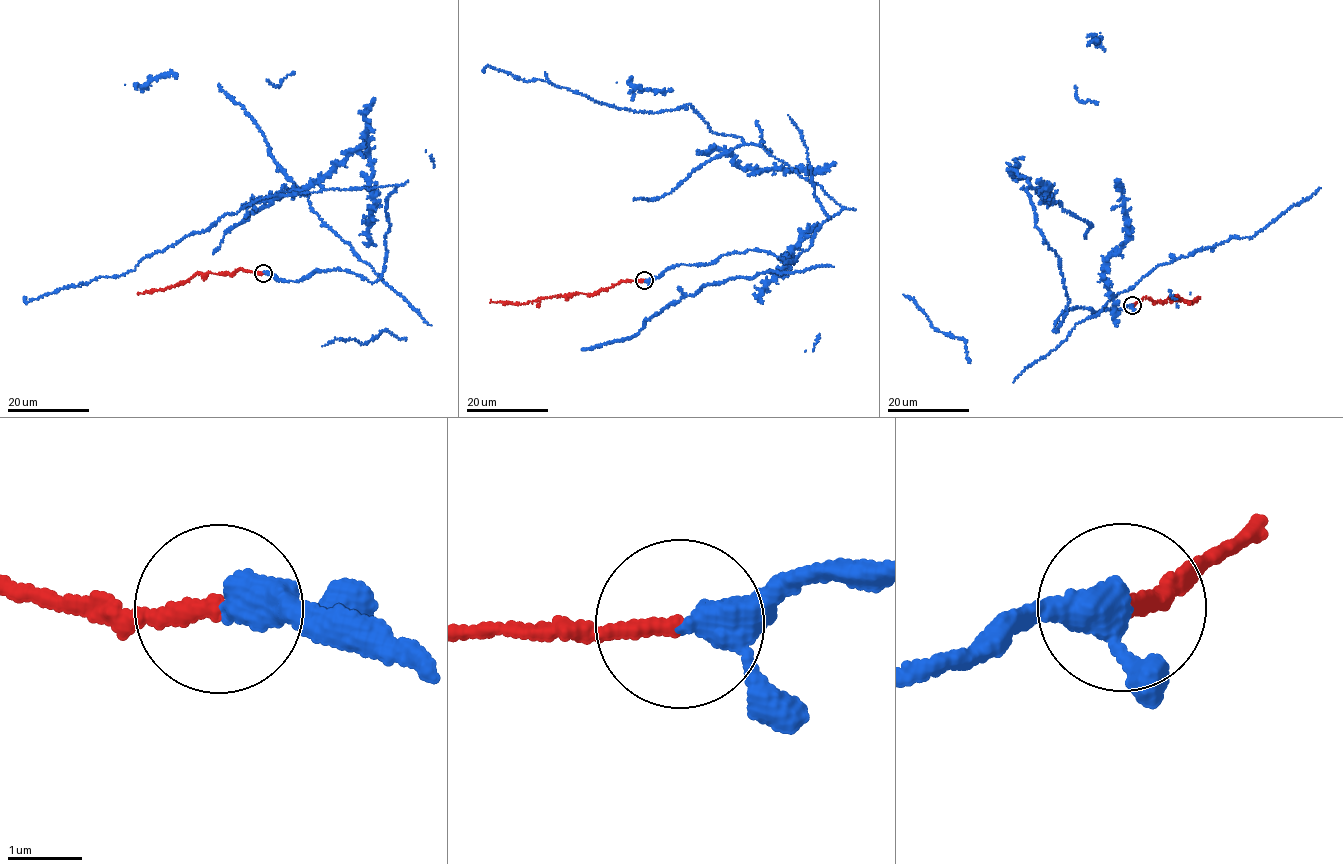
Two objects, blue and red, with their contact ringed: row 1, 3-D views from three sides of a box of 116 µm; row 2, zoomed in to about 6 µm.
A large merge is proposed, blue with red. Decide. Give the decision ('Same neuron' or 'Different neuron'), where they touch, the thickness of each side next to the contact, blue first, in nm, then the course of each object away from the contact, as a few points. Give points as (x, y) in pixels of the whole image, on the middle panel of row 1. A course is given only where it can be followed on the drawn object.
Same neuron. Place: (644, 280). Thickness 320 nm (blue) against 200 nm. Course of blue: (644, 280), (749, 249), (795, 261), (841, 207), (763, 147), (712, 132), (687, 104), (616, 108), (483, 71). Course of red: (644, 280), (619, 281), (590, 295), (578, 293), (524, 303), (491, 301)

